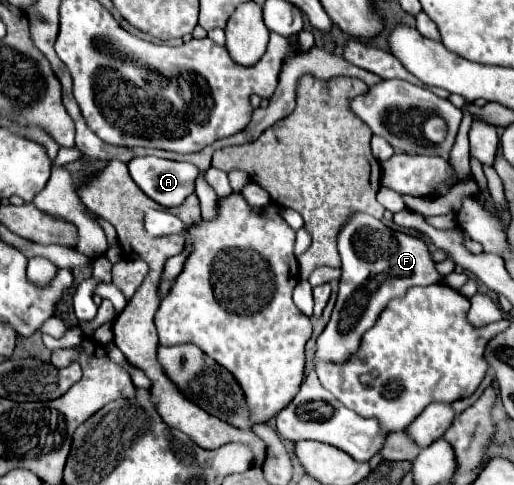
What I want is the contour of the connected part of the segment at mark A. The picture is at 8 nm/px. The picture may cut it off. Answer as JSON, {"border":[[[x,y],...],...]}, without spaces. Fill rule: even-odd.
{"border":[[[140,156],[128,162],[136,186],[164,208],[180,206],[194,192],[198,170],[188,162],[172,162],[154,156]]]}

